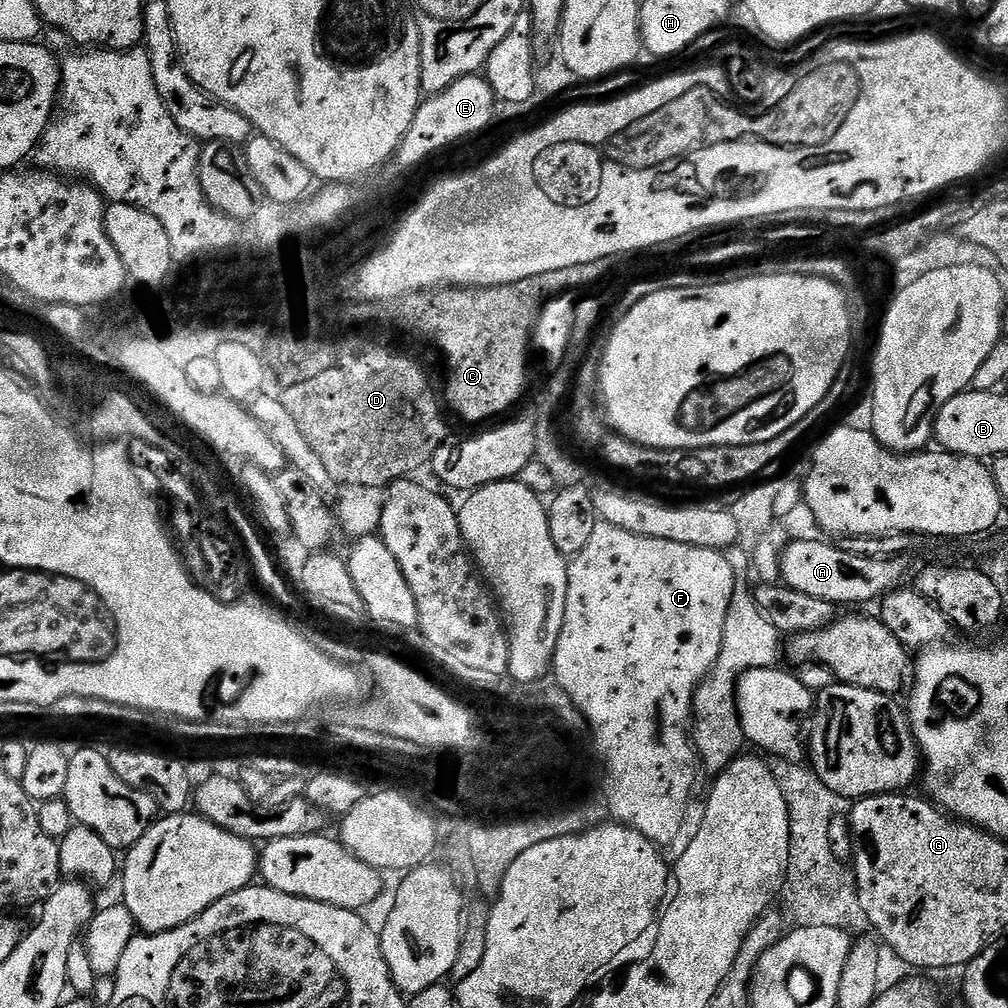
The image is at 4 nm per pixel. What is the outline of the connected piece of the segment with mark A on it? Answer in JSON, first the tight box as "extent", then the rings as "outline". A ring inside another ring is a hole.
{"extent":[780,539,904,606],"outline":[[[793,539],[788,544],[780,557],[783,583],[794,590],[802,590],[802,594],[811,594],[813,598],[822,598],[822,602],[837,606],[864,604],[867,600],[876,602],[892,589],[901,587],[903,580],[900,579],[904,576],[903,559],[850,554],[835,543],[824,540]]]}

